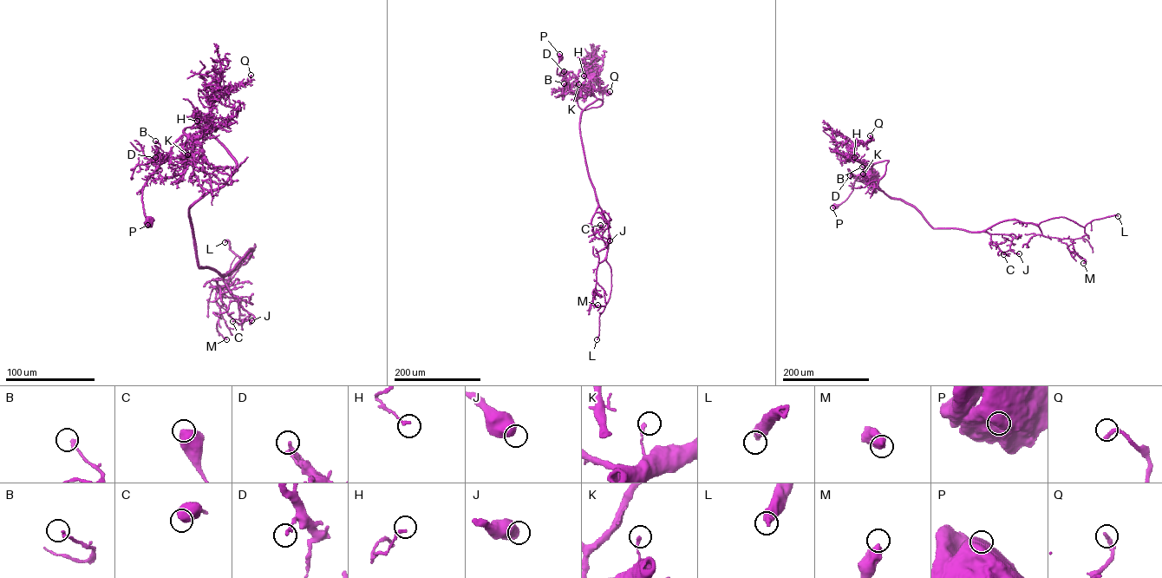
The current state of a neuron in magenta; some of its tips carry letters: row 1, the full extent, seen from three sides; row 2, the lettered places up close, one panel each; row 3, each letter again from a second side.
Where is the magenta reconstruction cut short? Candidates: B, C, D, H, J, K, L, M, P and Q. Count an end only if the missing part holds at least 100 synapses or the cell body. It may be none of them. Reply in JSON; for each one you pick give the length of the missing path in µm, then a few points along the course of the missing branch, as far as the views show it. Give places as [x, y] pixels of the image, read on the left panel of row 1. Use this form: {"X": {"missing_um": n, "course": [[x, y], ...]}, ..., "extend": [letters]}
{"L": {"missing_um": 120, "course": [[225, 242], [220, 270], [217, 274], [213, 274], [227, 280], [232, 286]]}, "extend": ["L"]}

